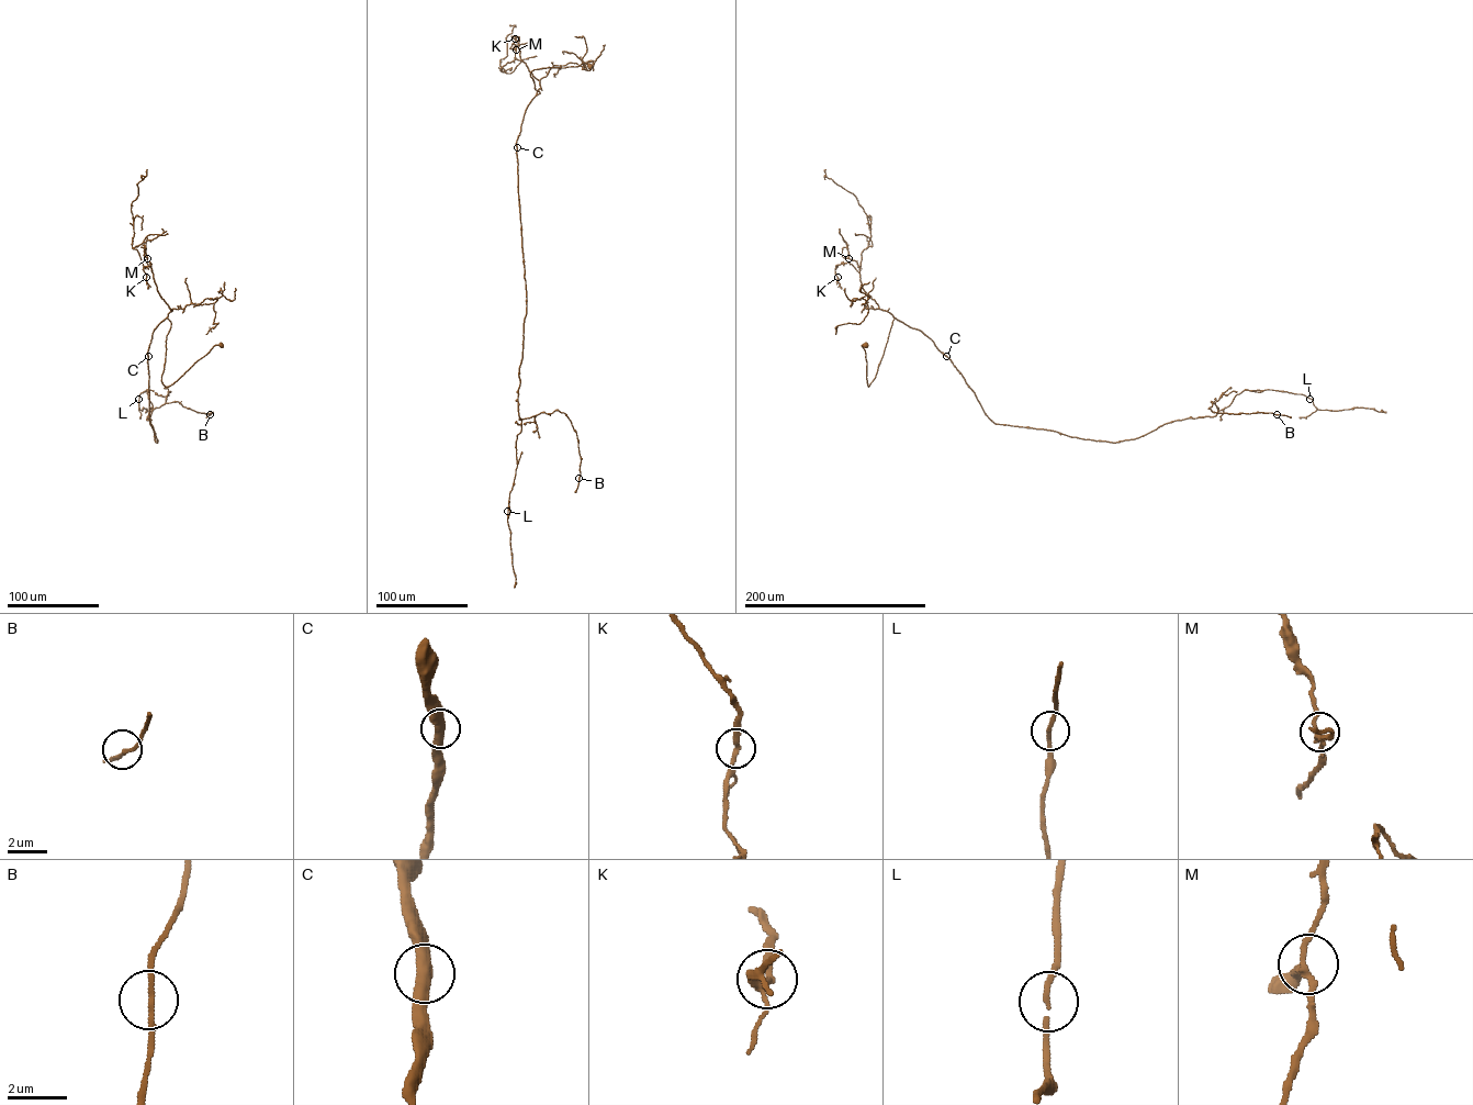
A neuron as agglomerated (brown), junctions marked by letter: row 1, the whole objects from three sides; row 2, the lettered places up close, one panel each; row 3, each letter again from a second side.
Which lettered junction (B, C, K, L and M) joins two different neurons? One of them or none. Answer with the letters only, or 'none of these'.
none of these

